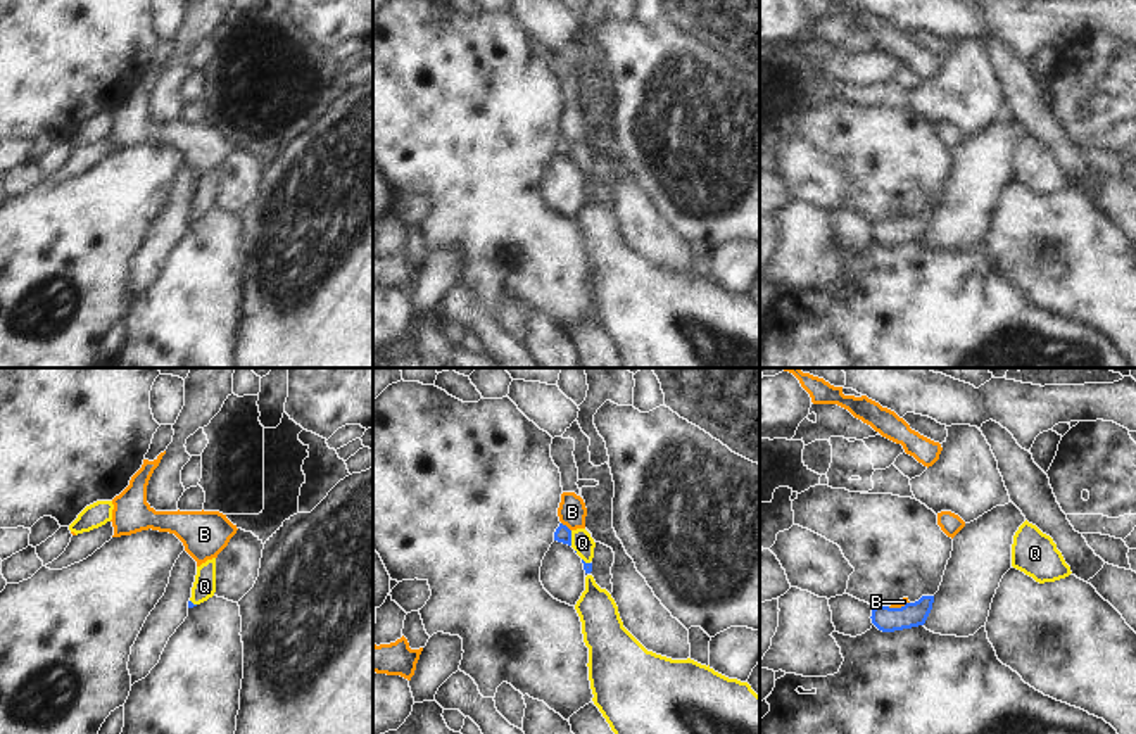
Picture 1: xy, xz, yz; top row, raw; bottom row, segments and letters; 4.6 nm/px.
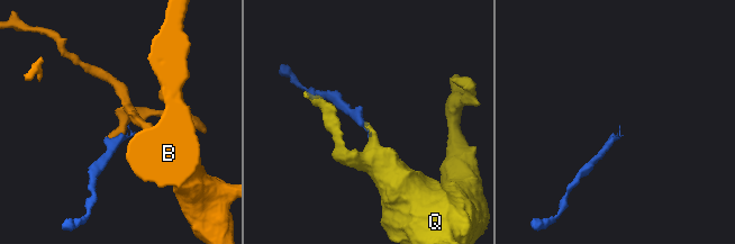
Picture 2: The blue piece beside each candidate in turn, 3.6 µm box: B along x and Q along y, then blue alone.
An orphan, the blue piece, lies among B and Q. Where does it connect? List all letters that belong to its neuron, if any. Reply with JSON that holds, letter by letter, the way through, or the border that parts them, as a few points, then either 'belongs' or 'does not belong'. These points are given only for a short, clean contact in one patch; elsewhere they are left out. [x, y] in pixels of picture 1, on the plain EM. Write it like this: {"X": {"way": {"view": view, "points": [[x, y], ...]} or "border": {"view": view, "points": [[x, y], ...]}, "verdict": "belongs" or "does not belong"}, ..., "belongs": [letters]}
{"B": {"border": {"view": "xz", "points": [[561, 135], [570, 144]]}, "verdict": "does not belong"}, "Q": {"way": {"view": "xz", "points": [[563, 147], [570, 151], [582, 156]]}, "verdict": "belongs"}, "belongs": ["Q"]}

